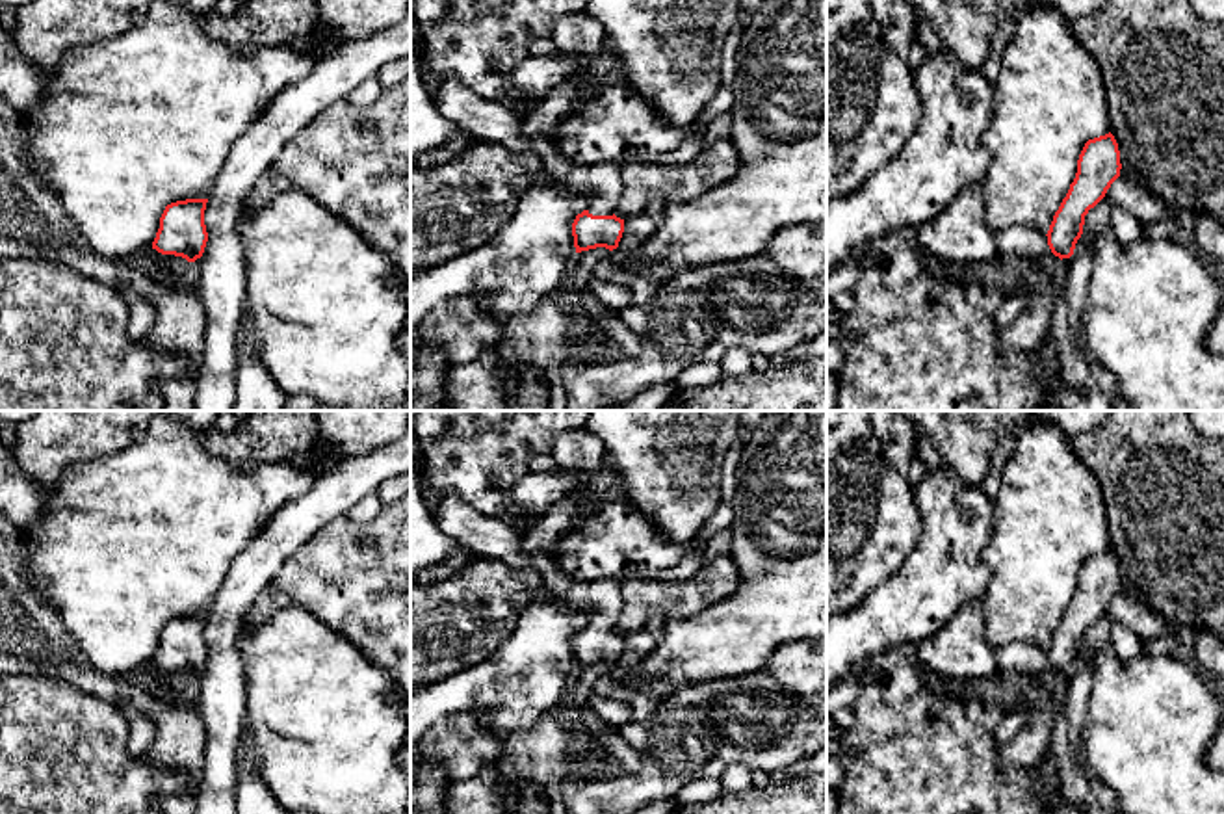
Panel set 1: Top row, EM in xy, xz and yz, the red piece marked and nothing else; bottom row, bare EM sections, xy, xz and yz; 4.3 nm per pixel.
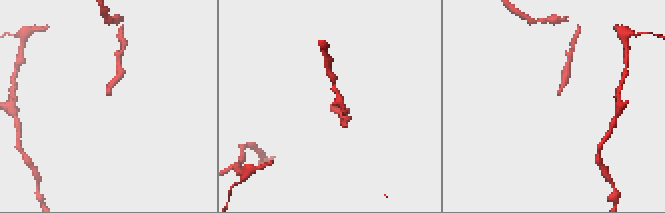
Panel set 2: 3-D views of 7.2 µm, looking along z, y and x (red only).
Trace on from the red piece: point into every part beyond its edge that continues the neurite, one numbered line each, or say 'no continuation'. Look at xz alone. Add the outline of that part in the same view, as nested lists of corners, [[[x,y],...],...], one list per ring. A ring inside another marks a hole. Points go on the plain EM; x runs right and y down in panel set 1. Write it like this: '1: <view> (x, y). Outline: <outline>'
1: xz (483, 536). Outline: [[[446,494],[433,511],[438,530],[479,558],[500,559],[514,569],[533,569],[544,580],[544,597],[591,613],[589,630],[613,632],[620,608],[617,580],[576,582],[561,574],[552,550],[526,552],[524,533]]]

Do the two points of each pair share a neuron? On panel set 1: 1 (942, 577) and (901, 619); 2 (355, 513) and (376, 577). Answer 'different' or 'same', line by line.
1: same
2: different

